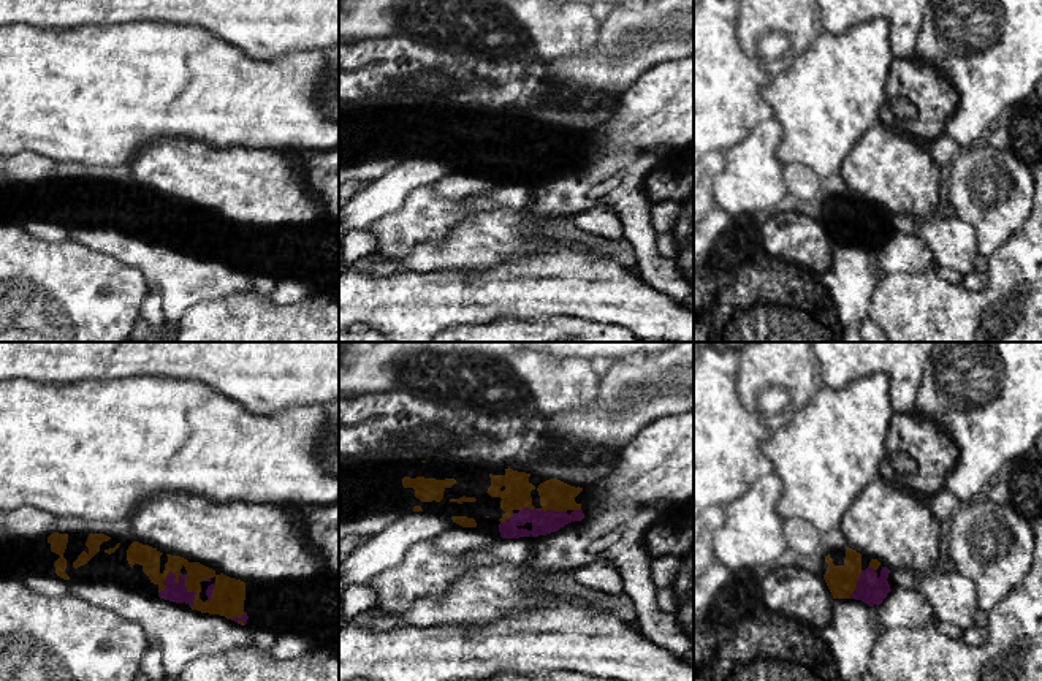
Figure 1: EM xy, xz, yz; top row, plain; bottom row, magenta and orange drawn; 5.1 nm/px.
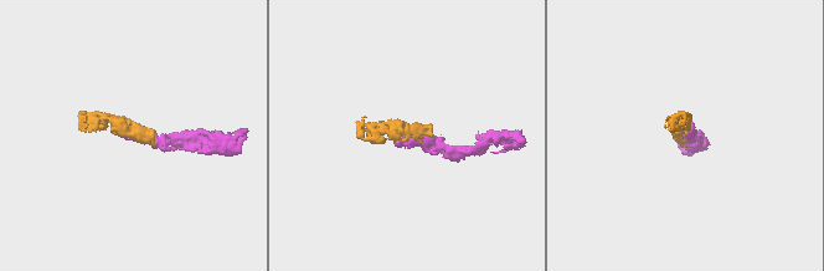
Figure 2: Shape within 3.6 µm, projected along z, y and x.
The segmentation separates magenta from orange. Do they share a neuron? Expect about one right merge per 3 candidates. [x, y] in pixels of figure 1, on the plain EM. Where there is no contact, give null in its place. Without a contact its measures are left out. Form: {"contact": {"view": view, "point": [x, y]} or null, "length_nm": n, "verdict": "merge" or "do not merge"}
{"contact": {"view": "xy", "point": [167, 222]}, "length_nm": 160, "verdict": "merge"}

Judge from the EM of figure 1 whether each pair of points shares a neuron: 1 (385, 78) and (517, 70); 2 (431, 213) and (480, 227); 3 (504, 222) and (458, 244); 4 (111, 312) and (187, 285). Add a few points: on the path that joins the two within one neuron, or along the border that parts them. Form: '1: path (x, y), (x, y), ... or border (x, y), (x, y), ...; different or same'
1: path (418, 64), (450, 64), (466, 70), (483, 70); same
2: border (479, 209), (463, 219), (442, 239), (429, 241); different
3: path (493, 233), (483, 241), (469, 244); same
4: border (124, 263), (141, 271), (149, 290); different

